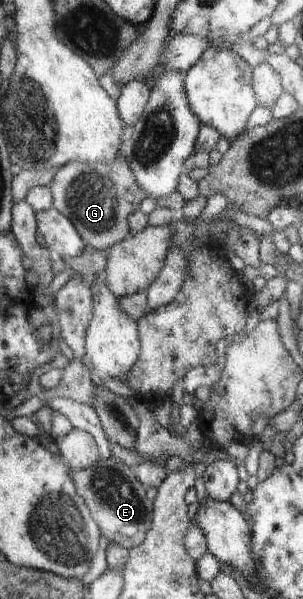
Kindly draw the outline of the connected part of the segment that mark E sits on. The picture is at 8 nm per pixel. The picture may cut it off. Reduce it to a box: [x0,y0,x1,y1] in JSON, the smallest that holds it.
[69,456,153,549]

